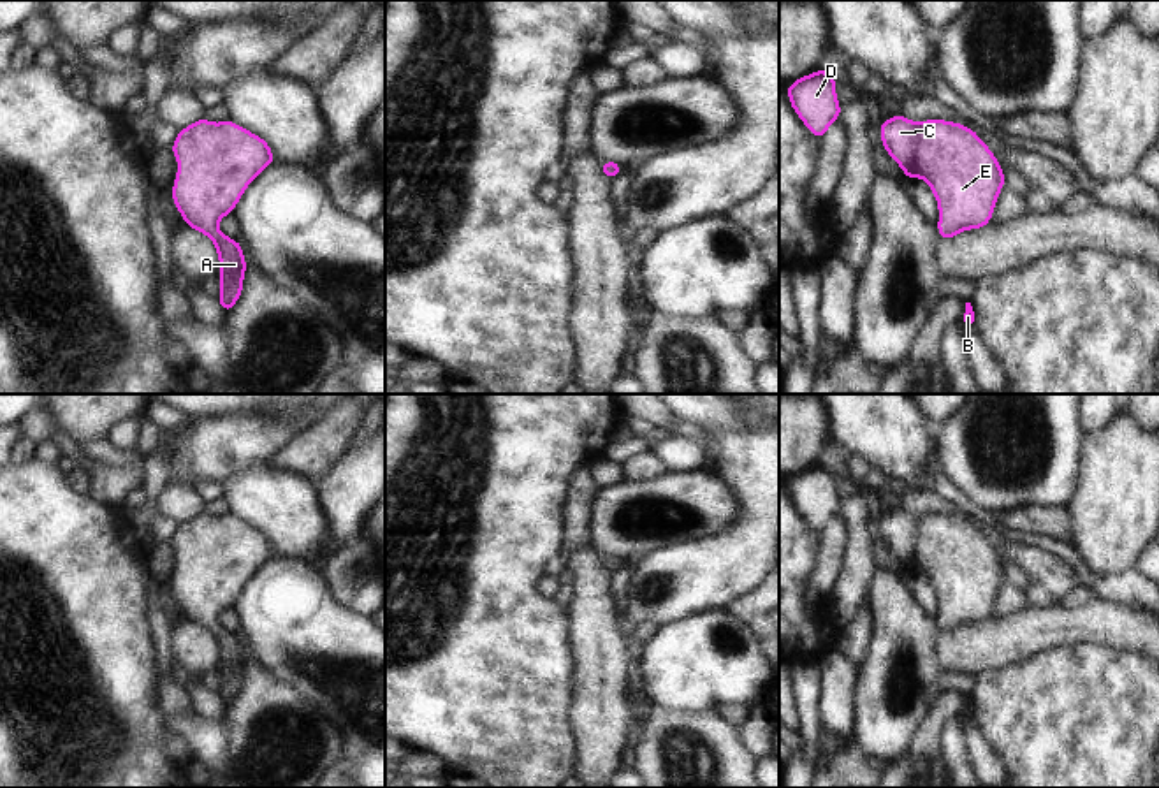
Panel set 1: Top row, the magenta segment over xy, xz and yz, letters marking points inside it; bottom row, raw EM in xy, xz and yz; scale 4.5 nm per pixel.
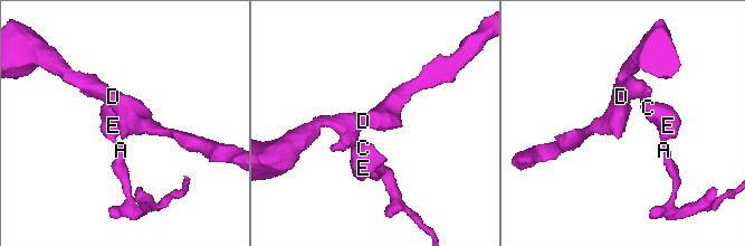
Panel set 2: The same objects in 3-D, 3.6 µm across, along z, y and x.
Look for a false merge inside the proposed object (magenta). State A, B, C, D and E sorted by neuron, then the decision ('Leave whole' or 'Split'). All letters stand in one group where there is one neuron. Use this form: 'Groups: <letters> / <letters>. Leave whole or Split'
Groups: A B C D E. Leave whole

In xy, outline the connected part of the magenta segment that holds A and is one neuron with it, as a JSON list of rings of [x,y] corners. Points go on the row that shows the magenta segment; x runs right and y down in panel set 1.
[[[206,118],[179,130],[171,150],[179,165],[172,201],[186,225],[206,234],[218,250],[218,301],[227,313],[243,292],[248,264],[241,244],[218,230],[218,220],[232,215],[246,186],[274,162],[273,151],[230,120],[211,123]]]

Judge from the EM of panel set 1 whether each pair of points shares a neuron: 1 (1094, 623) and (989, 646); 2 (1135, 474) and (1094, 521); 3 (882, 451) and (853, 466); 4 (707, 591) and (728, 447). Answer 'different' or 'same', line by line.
1: same
2: same
3: different
4: same

